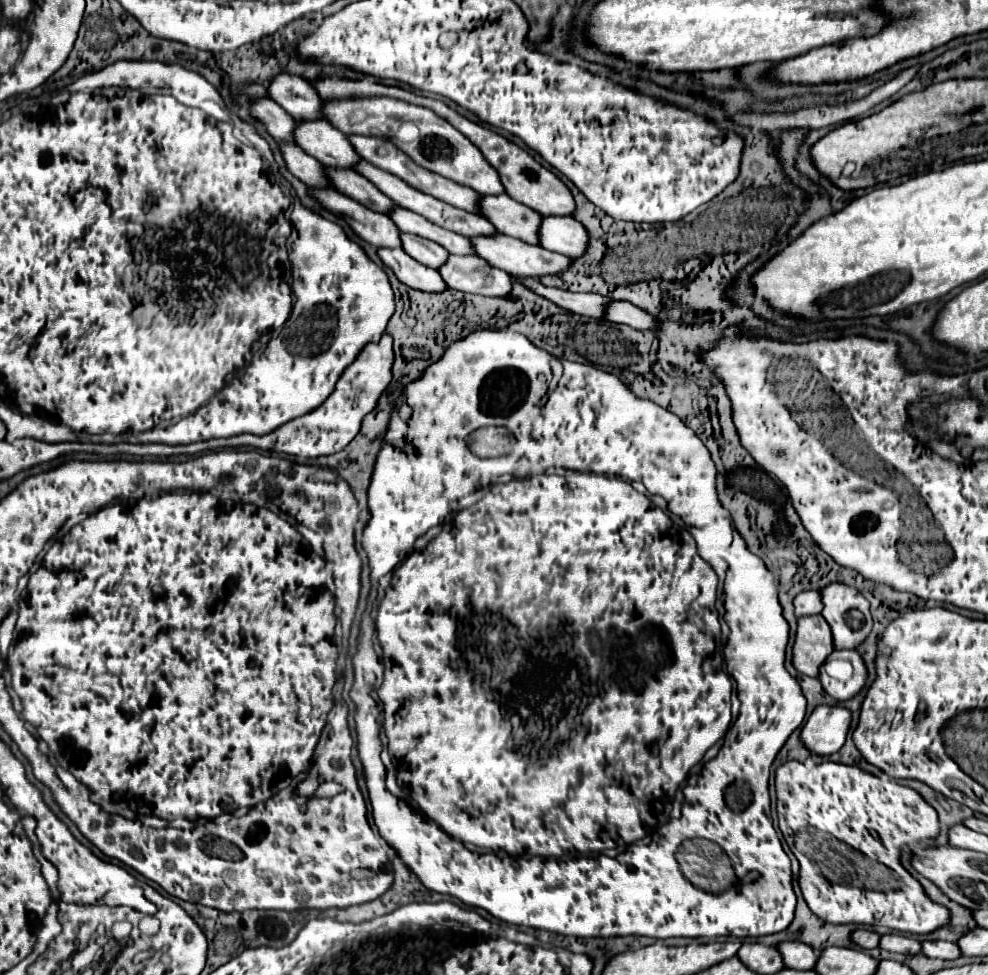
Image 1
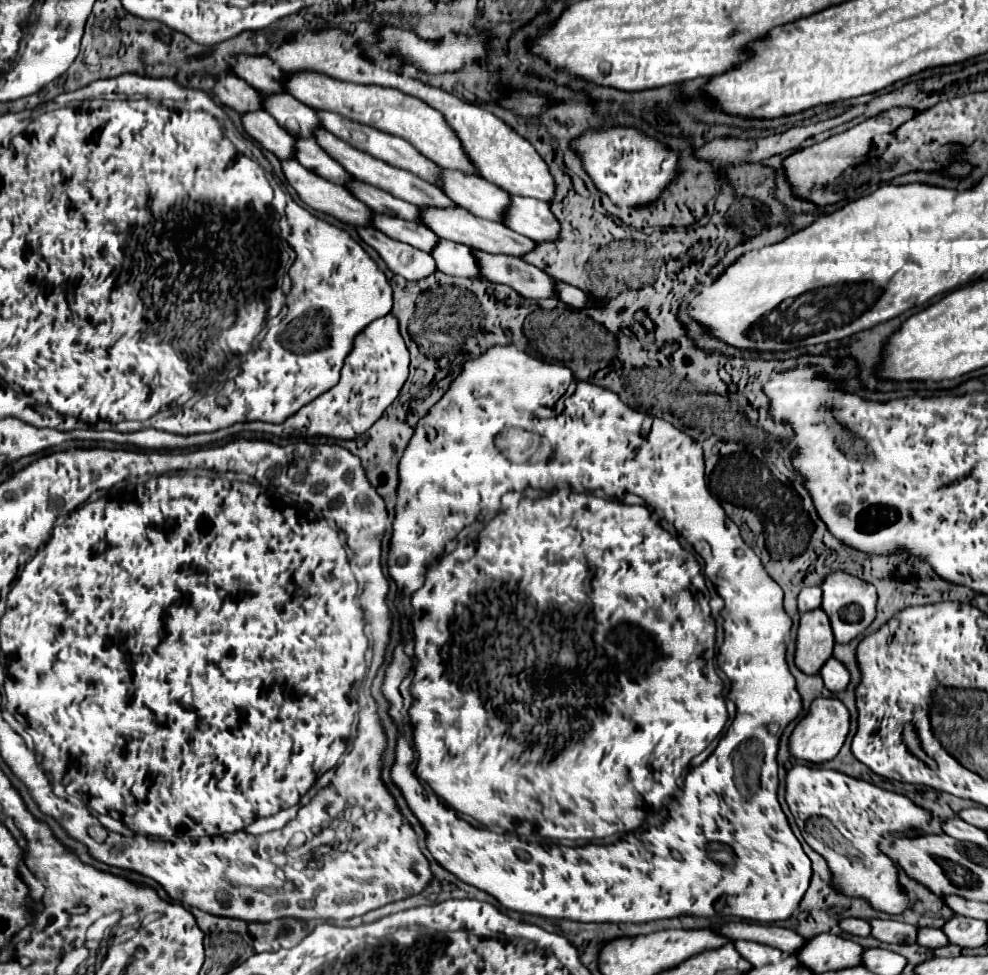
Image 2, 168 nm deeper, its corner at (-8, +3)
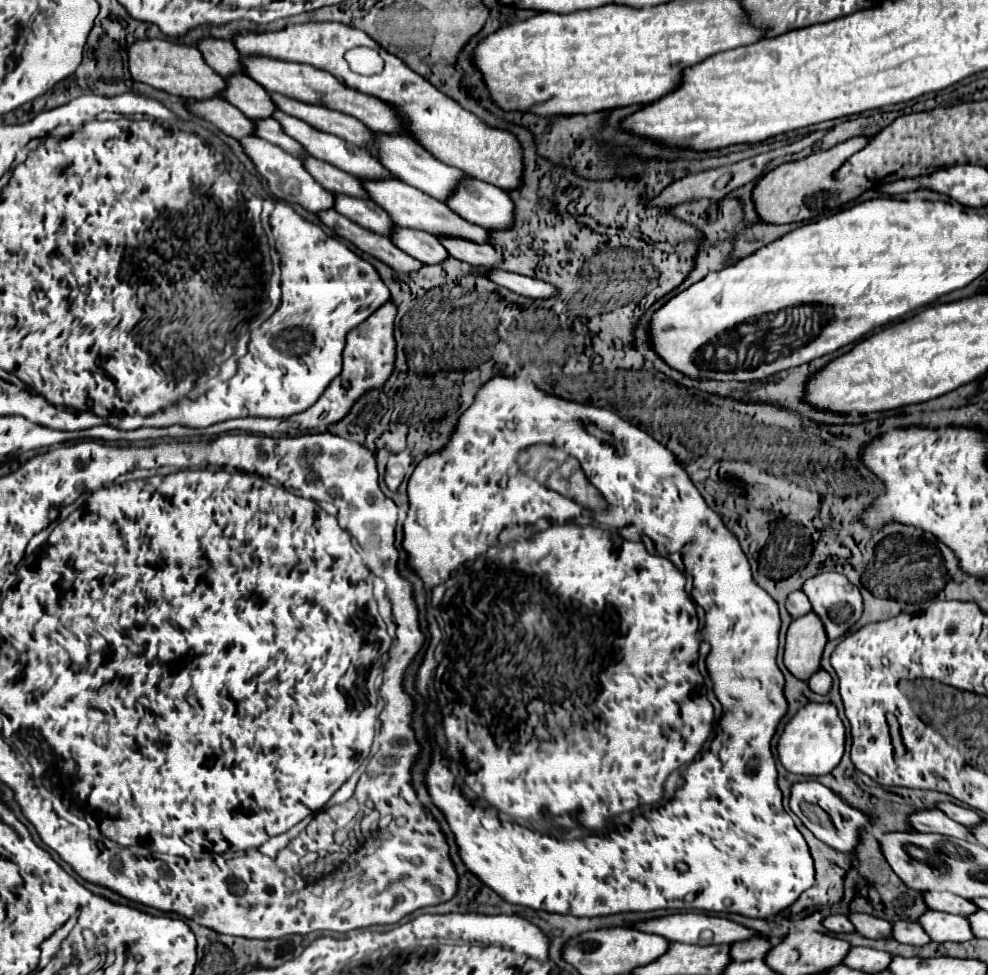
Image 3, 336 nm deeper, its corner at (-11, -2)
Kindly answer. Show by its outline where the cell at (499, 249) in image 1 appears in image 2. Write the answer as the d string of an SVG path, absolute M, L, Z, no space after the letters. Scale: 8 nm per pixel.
M448 207L448 209L422 209L422 221L434 229L434 233L438 233L438 237L442 239L450 239L456 243L464 243L470 245L476 251L484 251L484 253L492 253L492 255L510 255L510 257L524 257L528 253L532 253L536 249L536 241L522 237L518 233L514 233L512 229L506 229L506 225L496 223L496 221L486 221L480 217L474 217L472 213L468 213L462 207Z

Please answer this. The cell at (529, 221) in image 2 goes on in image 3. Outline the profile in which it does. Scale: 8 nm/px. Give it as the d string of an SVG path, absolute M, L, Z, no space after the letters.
M463 178L445 204L465 218L467 222L483 228L511 228L513 226L513 204L501 188L481 182L477 178Z

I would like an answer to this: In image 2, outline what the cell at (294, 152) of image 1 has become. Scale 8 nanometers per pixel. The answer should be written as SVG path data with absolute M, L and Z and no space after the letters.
M246 113L242 117L244 129L250 137L262 143L264 149L272 151L280 161L296 159L296 137L282 129L268 113Z

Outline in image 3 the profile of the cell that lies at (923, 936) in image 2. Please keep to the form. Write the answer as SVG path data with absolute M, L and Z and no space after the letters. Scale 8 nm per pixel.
M897 920L893 922L893 930L891 930L893 938L901 944L911 944L911 946L925 946L927 942L931 942L931 938L919 928L917 922L907 922L907 920Z

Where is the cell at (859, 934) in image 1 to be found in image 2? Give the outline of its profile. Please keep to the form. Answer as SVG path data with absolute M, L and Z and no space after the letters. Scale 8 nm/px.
M844 919L840 921L842 931L858 935L858 937L870 937L870 923L862 921L862 919Z

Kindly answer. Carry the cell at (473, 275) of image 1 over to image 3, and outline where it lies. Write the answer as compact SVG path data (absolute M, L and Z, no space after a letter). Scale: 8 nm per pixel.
M393 226L389 238L399 250L403 250L405 254L413 256L415 260L419 260L423 264L437 264L447 258L445 248L441 244L437 244L437 238L423 230Z

